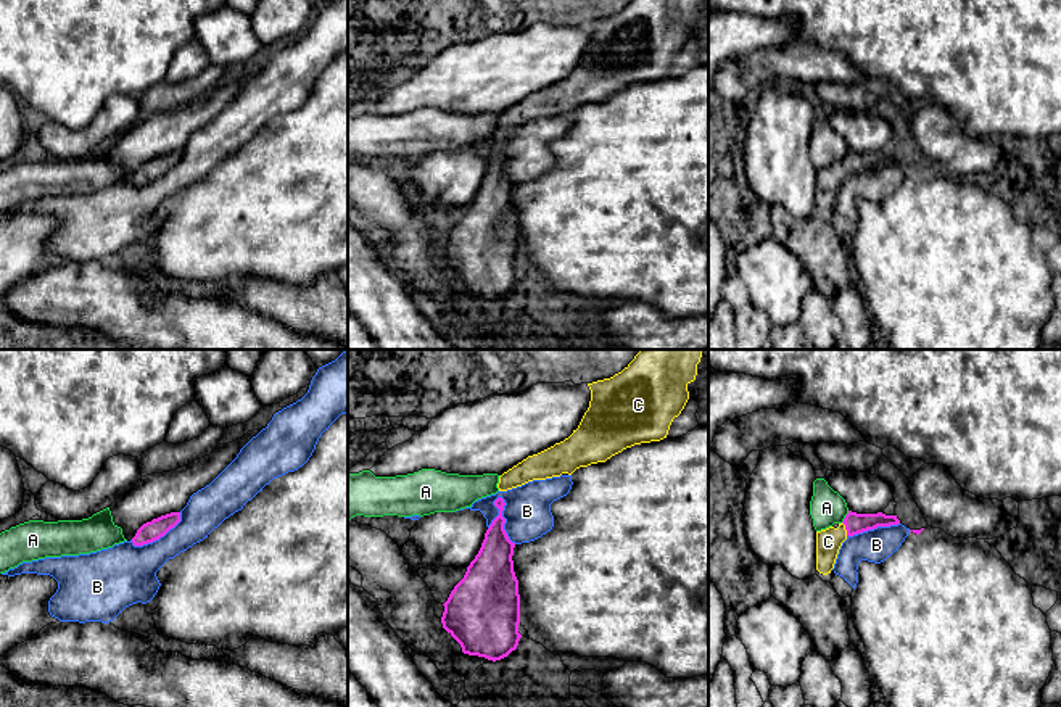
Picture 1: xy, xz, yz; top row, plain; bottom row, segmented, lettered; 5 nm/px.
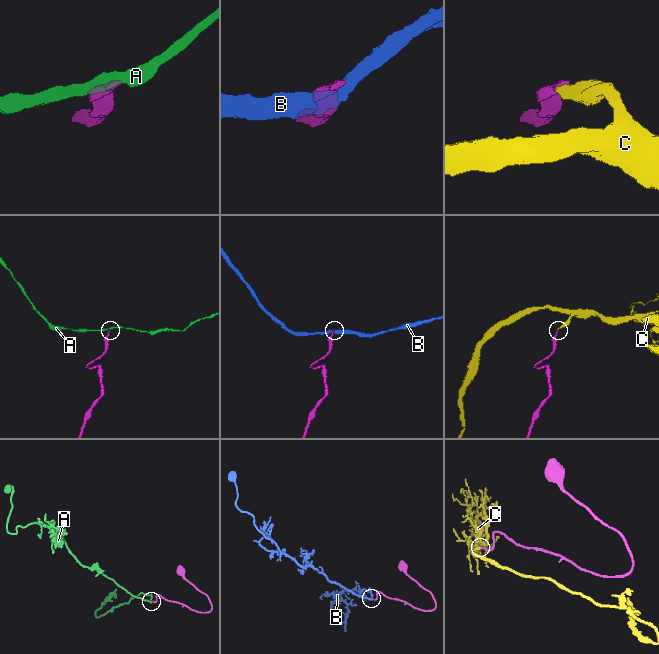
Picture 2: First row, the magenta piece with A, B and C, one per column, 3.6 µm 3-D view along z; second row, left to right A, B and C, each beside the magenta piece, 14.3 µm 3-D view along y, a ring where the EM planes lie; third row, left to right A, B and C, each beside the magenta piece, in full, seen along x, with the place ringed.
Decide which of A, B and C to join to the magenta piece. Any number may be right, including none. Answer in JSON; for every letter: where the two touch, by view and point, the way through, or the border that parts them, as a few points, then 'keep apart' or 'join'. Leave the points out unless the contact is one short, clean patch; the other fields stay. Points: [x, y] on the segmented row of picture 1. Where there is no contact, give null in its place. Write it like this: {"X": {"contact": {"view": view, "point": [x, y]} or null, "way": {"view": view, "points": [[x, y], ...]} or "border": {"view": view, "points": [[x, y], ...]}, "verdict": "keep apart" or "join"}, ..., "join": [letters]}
{"A": {"contact": {"view": "yz", "point": [846, 517]}, "border": {"view": "yz", "points": [[849, 511], [841, 522]]}, "verdict": "keep apart"}, "B": {"contact": {"view": "xz", "point": [504, 520]}, "border": {"view": "xz", "points": [[498, 496], [504, 503], [504, 532], [516, 543]]}, "verdict": "keep apart"}, "C": {"contact": {"view": "yz", "point": [846, 529]}, "way": {"view": "yz", "points": [[854, 522], [846, 529], [828, 541]]}, "verdict": "join"}, "join": ["C"]}

